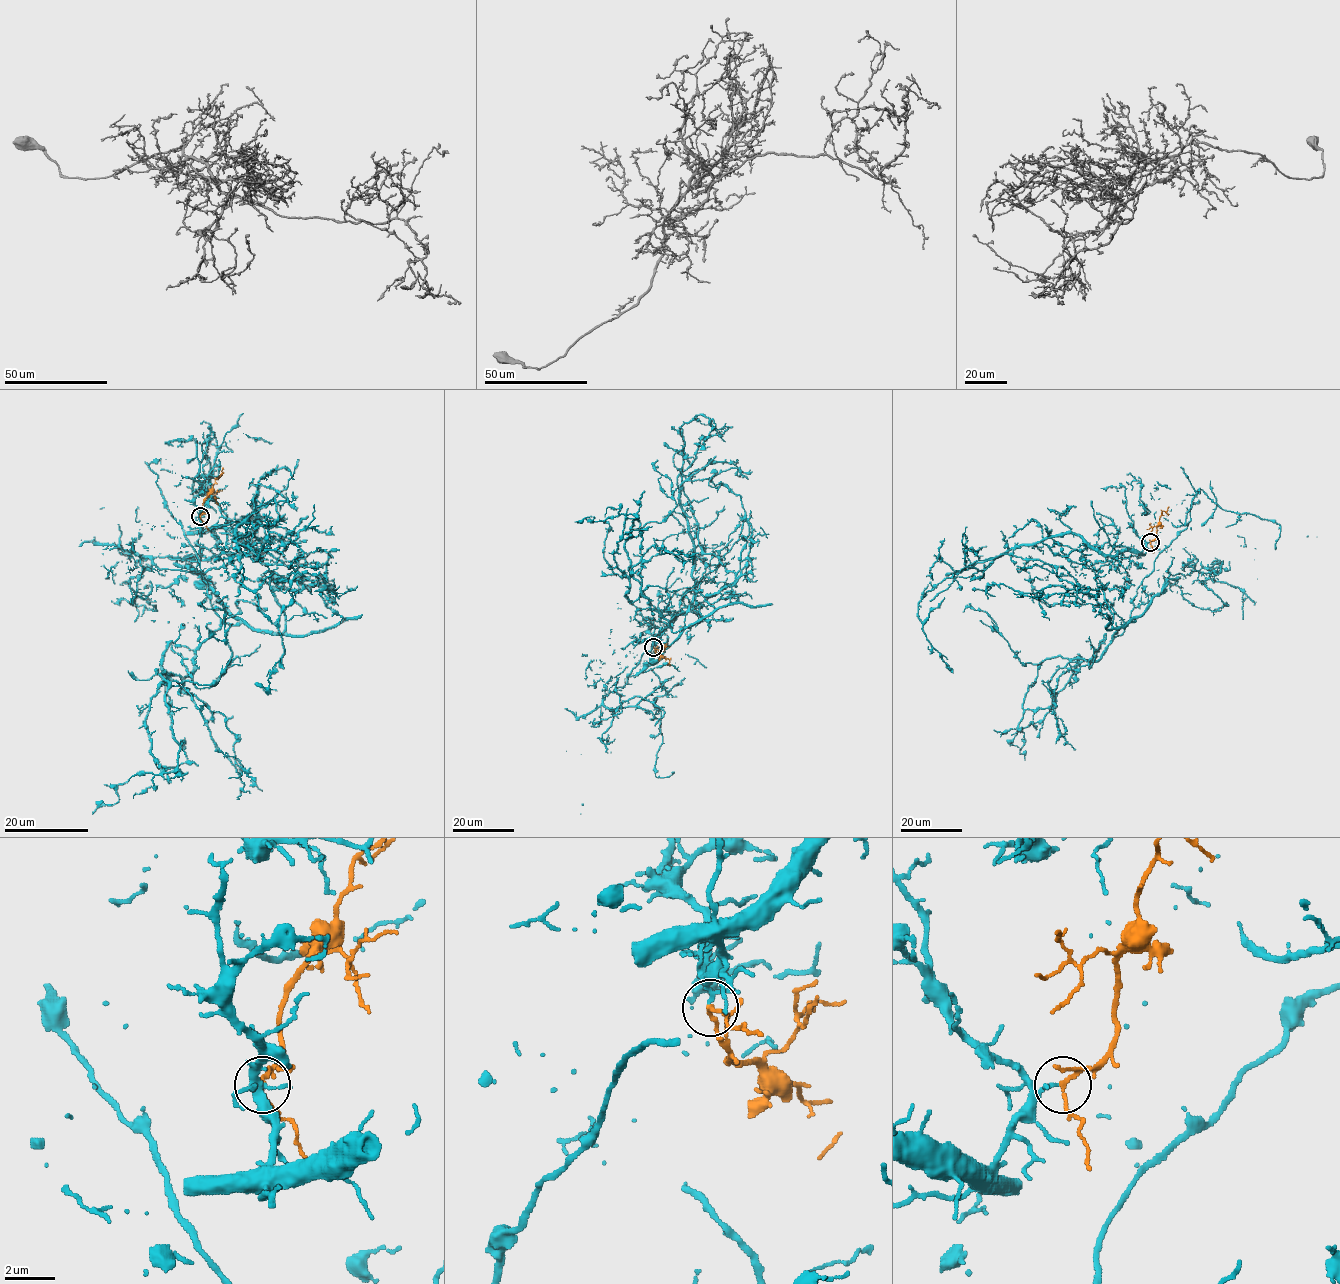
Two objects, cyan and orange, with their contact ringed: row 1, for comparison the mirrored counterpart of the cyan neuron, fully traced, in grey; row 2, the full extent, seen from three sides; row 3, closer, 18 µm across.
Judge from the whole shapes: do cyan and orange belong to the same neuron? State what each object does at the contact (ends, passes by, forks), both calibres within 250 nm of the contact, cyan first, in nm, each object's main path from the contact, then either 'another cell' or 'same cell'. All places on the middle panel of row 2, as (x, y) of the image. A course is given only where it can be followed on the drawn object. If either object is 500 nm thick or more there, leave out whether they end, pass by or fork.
cyan passes by | orange passes by | 110/150 nm | cyan via (653, 647), (675, 593), (716, 609), (636, 674), (670, 664), (670, 679), (575, 720), (581, 814) | orange via (654, 647), (656, 654), (669, 660), (670, 666) | same cell

